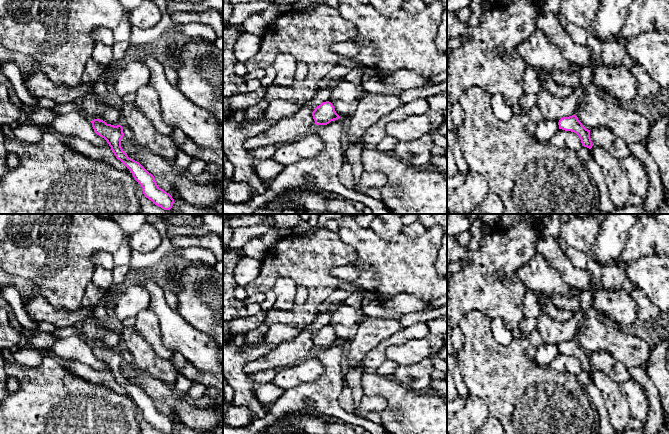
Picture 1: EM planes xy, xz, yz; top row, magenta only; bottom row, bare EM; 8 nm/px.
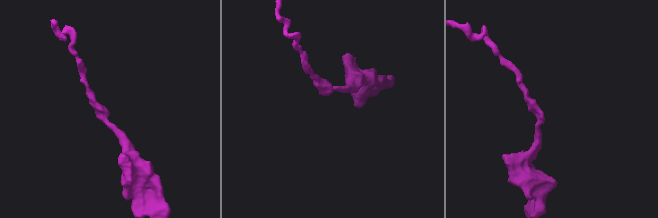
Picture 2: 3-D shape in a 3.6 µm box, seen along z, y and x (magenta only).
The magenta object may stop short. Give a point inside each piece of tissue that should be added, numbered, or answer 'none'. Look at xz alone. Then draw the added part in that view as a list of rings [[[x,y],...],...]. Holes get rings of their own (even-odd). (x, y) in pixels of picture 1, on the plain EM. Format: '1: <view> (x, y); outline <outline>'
none

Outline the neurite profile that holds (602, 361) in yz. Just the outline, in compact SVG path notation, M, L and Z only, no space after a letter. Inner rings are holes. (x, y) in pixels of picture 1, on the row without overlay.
M607 351L592 352L590 362L593 370L605 373L620 385L631 379L628 368Z

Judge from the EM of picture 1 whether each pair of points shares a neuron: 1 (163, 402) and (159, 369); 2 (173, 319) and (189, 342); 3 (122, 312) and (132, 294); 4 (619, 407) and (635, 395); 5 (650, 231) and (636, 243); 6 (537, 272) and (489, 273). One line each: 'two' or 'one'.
1: two
2: one
3: one
4: two
5: one
6: two

